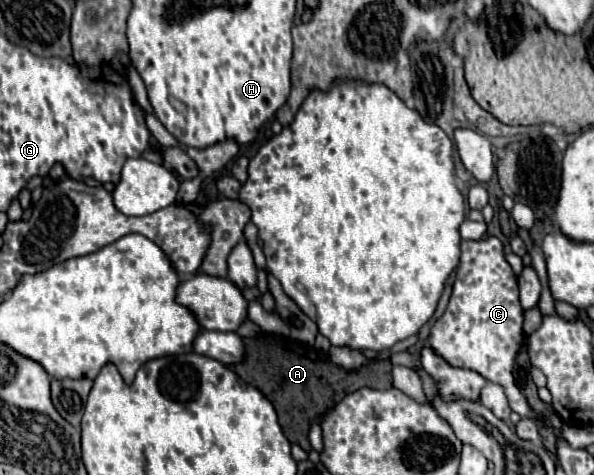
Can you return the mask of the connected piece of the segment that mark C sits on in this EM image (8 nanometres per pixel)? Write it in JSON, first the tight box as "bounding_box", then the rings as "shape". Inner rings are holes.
{"bounding_box":[426,235,536,419],"shape":[[[494,235],[482,237],[478,241],[462,239],[460,251],[462,255],[448,307],[444,315],[434,321],[426,345],[448,365],[476,371],[484,379],[502,385],[510,409],[520,417],[534,419],[536,415],[530,411],[524,395],[514,383],[514,363],[524,341],[524,311],[518,301],[518,281],[504,257],[502,243]]]}

